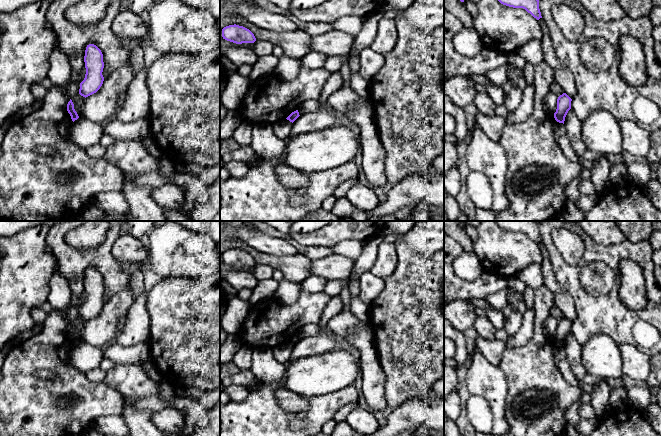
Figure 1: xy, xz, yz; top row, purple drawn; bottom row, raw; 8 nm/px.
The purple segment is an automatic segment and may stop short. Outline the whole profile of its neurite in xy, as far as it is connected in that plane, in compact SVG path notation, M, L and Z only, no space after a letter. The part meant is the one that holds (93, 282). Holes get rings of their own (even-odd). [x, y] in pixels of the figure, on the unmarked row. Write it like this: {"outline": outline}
{"outline": "M94 268L87 269L84 286L86 298L84 304L80 307L79 318L86 322L96 317L104 305L102 299L104 286L101 274Z"}

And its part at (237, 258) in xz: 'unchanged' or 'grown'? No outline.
unchanged

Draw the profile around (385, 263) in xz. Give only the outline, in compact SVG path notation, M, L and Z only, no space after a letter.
M383 241L377 250L377 258L370 269L375 276L385 280L395 270L397 264L397 253L395 242Z

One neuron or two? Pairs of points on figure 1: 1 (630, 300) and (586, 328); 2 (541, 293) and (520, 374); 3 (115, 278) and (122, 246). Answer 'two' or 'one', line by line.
1: two
2: one
3: two

